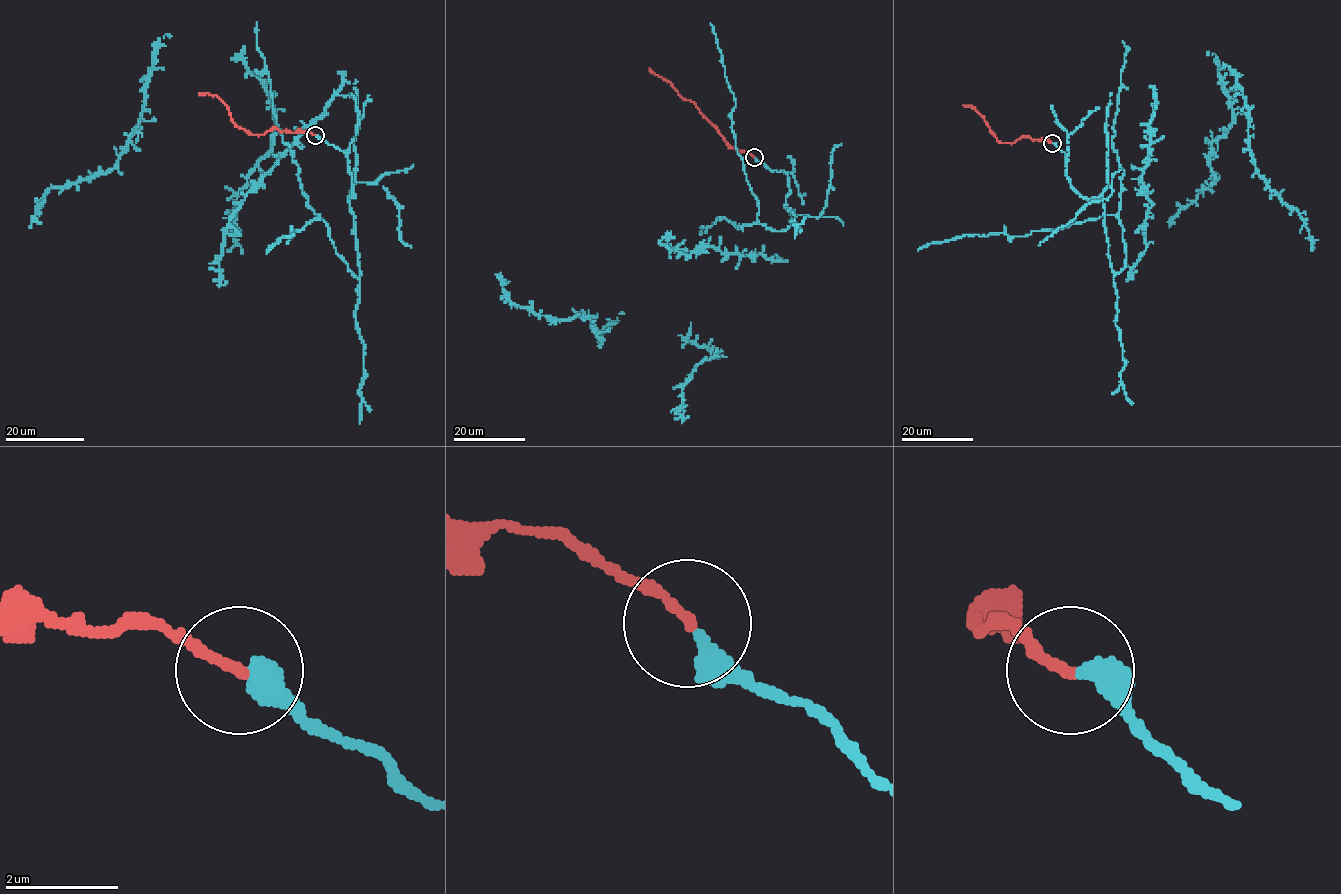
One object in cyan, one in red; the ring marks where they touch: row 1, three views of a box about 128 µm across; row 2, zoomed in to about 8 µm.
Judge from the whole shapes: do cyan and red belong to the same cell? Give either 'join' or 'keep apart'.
join

